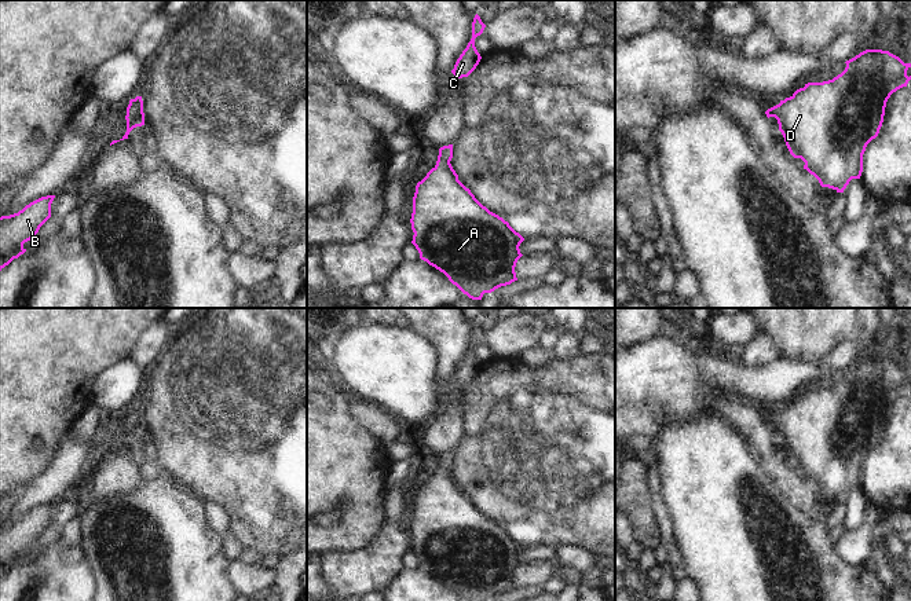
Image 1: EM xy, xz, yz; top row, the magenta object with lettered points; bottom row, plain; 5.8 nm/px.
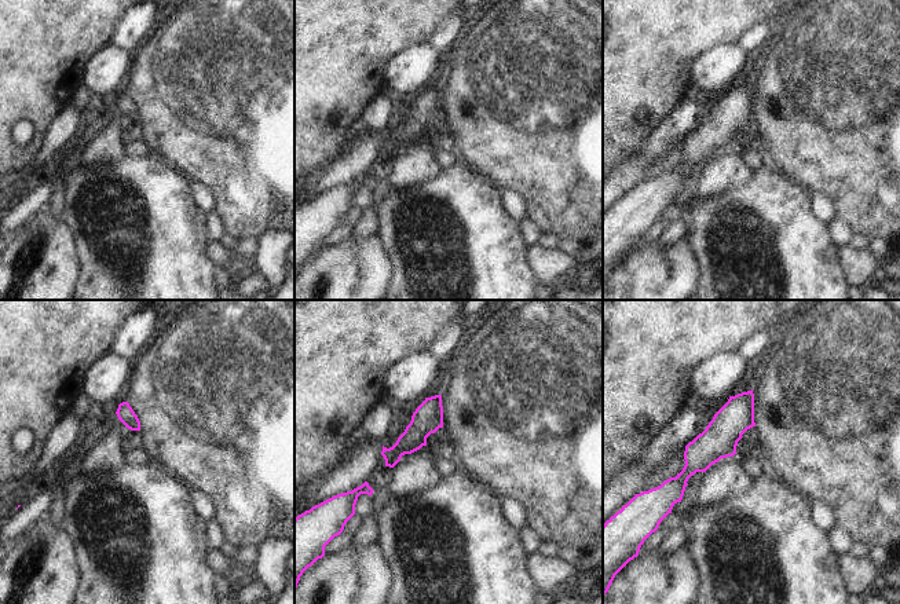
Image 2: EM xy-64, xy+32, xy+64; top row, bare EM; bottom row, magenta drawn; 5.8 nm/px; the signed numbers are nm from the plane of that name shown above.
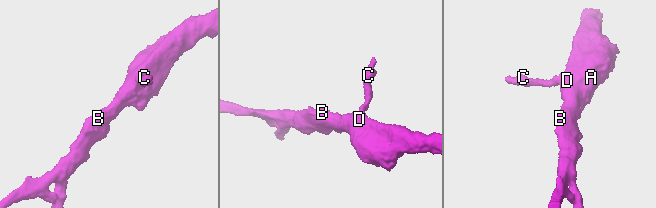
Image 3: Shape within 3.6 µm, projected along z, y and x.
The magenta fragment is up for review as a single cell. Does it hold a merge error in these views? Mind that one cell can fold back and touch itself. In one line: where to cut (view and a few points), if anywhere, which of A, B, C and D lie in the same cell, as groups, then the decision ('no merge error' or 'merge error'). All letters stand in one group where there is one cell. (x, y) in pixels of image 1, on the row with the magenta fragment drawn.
cut none; groups A B C D; no merge error

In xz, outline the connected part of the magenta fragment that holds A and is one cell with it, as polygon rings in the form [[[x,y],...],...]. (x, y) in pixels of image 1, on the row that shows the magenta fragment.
[[[453,144],[440,147],[436,165],[416,186],[410,219],[414,232],[411,243],[418,250],[421,260],[443,272],[464,294],[472,300],[482,300],[484,293],[517,281],[515,267],[523,256],[519,246],[524,238],[508,221],[483,206],[458,180],[458,175],[450,164],[451,158]]]

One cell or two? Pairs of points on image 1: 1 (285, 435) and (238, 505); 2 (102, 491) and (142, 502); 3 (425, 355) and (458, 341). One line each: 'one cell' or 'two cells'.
1: one cell
2: two cells
3: two cells

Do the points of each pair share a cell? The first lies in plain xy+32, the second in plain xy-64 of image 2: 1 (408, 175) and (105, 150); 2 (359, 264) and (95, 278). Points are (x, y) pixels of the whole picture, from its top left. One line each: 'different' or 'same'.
1: same
2: different

